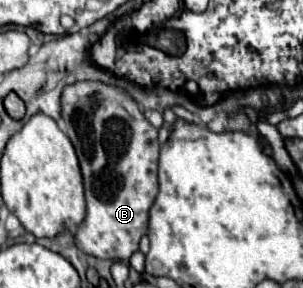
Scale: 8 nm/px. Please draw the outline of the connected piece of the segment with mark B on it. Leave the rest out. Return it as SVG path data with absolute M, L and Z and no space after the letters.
M79 81L65 87L63 97L63 121L65 131L77 151L83 179L85 179L85 199L87 217L75 231L75 239L81 251L101 259L129 261L129 257L139 249L139 239L147 235L149 209L157 199L157 157L159 141L157 129L145 119L137 103L119 87L105 85L97 81Z

